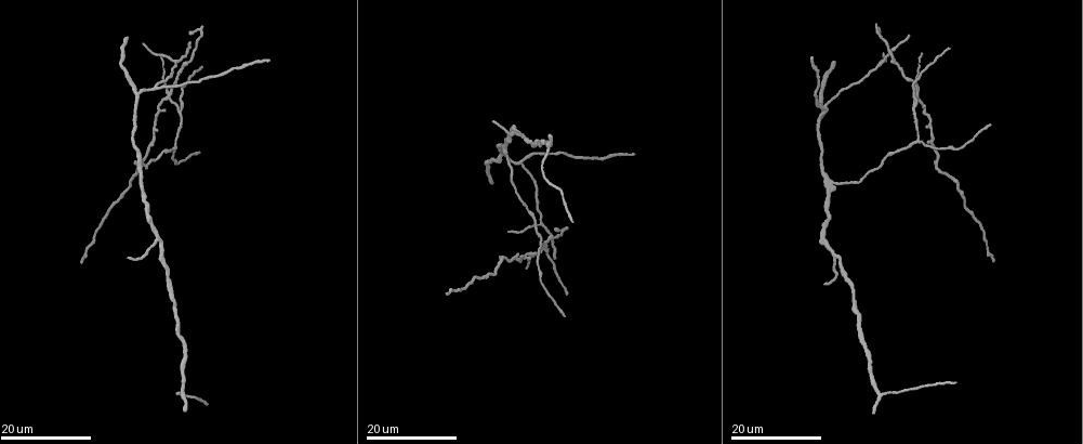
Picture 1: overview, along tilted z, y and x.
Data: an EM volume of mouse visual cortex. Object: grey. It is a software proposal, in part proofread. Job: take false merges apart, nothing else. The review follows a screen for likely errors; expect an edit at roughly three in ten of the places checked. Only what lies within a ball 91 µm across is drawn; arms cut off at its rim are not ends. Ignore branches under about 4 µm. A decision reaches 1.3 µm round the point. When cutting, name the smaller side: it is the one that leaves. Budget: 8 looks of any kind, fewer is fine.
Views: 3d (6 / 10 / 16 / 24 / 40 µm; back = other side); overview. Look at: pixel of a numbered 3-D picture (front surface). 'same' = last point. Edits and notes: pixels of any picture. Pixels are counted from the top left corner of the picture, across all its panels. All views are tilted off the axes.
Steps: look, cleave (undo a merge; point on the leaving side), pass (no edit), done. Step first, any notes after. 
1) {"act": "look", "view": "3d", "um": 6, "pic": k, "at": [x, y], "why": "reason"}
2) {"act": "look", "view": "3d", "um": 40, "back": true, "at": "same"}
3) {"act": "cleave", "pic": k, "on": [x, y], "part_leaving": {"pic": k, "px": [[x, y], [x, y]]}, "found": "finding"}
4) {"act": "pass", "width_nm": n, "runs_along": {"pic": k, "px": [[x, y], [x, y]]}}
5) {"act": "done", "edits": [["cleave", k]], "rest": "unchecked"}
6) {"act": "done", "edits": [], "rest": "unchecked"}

{"act": "look", "view": "3d", "um": 24, "pic": 1, "at": [178, 113], "why": "side arm on a straight run"}

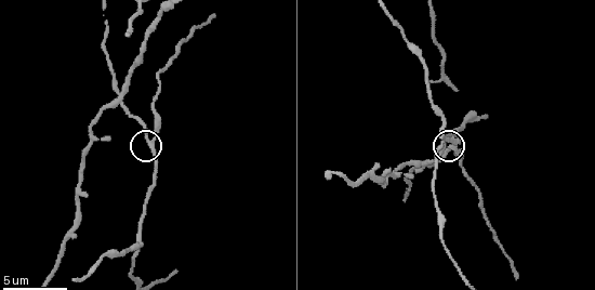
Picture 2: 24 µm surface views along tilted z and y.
{"act": "look", "view": "3d", "um": 10, "pic": 2, "at": [152, 141]}

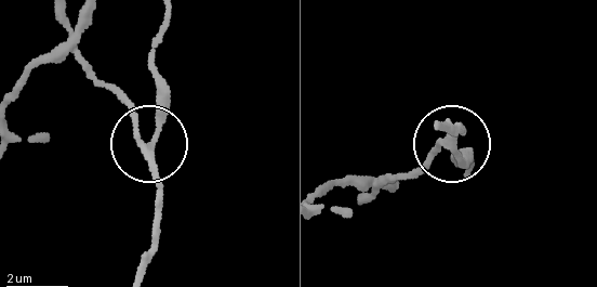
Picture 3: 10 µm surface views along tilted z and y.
{"act": "pass", "arms": 3, "runs_along": {"pic": 3, "px": [[137, 274], [159, 211], [150, 151], [159, 77]]}, "found": "continuous, no second neuron"}

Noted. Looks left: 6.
{"act": "look", "view": "3d", "um": 16, "pic": 2, "at": [117, 101], "why": "looks like a crossing"}

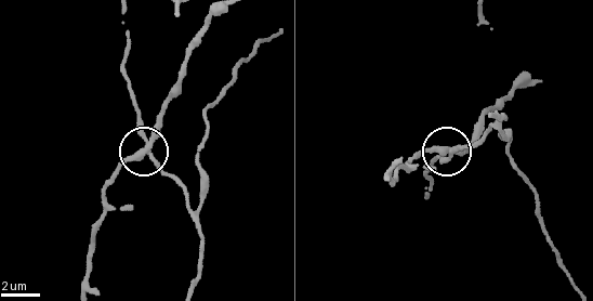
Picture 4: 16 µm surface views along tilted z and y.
{"act": "look", "view": "3d", "um": 16, "back": true, "pic": 4, "at": [146, 148], "why": "other side"}

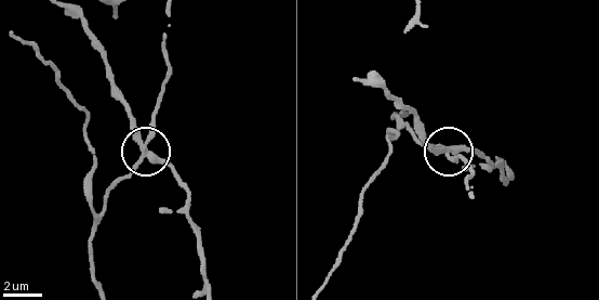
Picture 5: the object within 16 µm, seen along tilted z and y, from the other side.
{"act": "cleave", "pic": 5, "on": [130, 124], "width_nm": 290, "part_leaving": {"pic": 5, "px": [[448, 150], [466, 148], [496, 166], [509, 180], [509, 174]]}, "found": "a second neuron is stuck on"}

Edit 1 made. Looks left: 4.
{"act": "look", "view": "overview"}

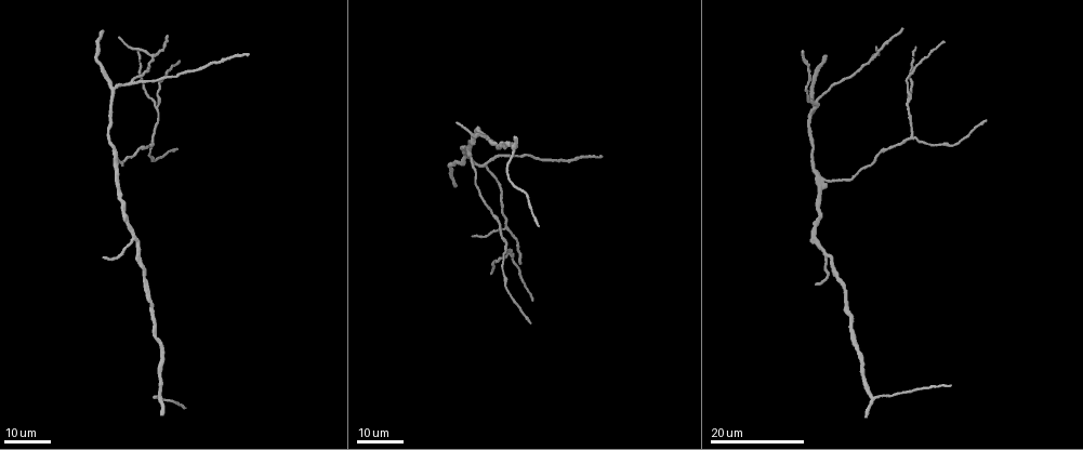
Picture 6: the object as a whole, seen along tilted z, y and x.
{"act": "look", "view": "3d", "um": 24, "pic": 6, "at": [483, 166], "why": "three-way junction"}

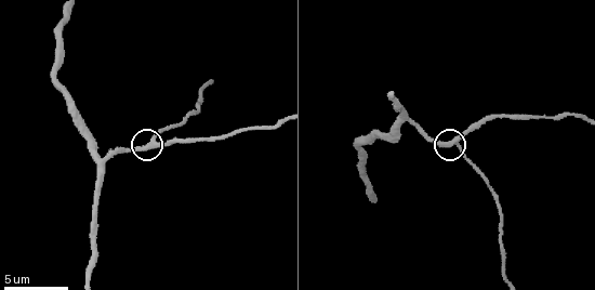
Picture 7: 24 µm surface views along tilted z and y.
{"act": "look", "view": "3d", "um": 6, "pic": 7, "at": [152, 139]}

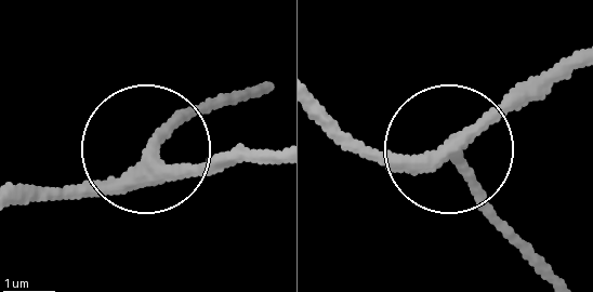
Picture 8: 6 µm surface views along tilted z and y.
{"act": "pass", "runs_along": {"pic": 8, "px": [[320, 113], [410, 161], [445, 150], [510, 229]]}, "found": "one neuron here"}

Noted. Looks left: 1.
{"act": "done", "edits": [["cleave", 5]], "rest": "unchecked"}

